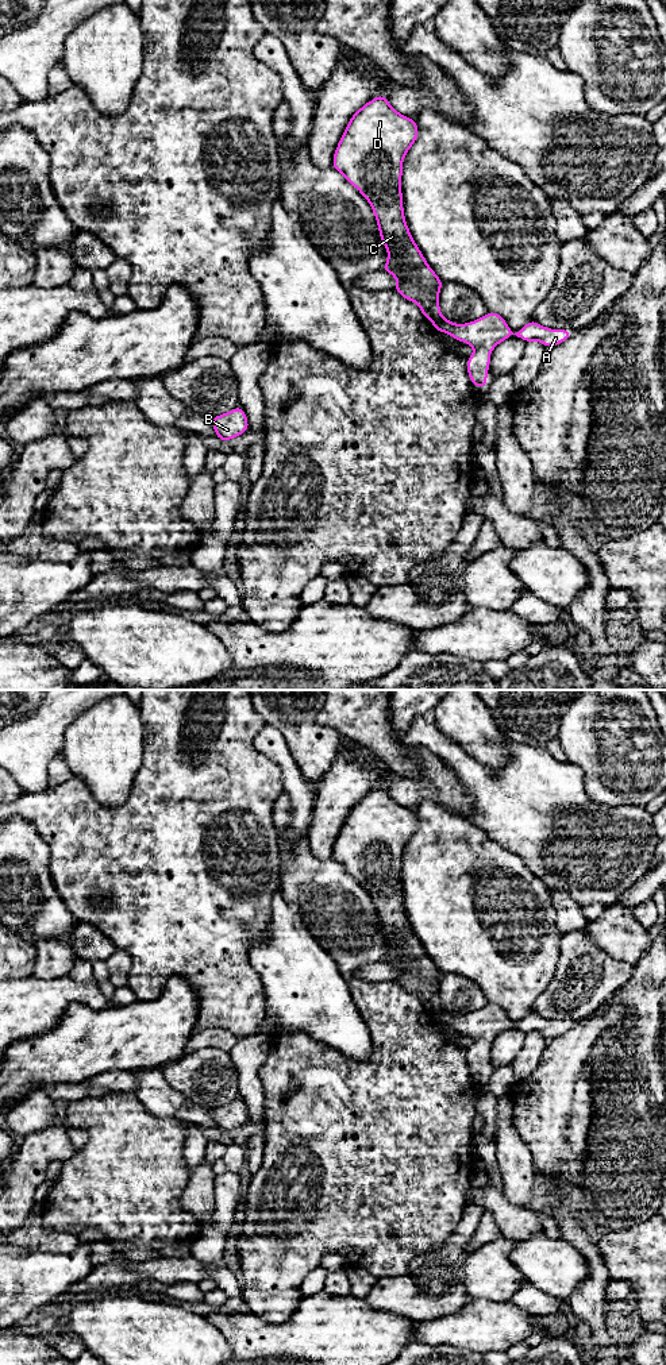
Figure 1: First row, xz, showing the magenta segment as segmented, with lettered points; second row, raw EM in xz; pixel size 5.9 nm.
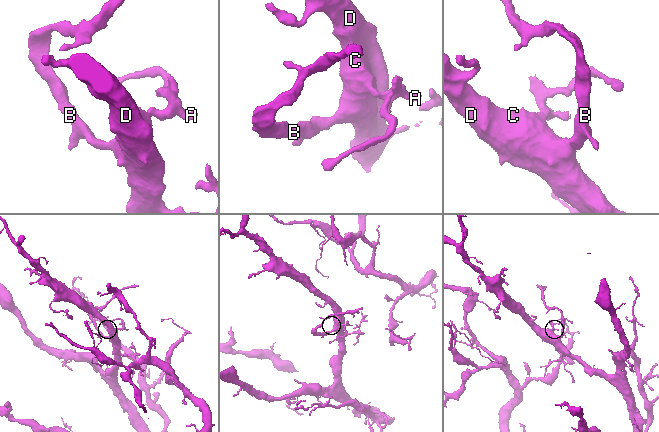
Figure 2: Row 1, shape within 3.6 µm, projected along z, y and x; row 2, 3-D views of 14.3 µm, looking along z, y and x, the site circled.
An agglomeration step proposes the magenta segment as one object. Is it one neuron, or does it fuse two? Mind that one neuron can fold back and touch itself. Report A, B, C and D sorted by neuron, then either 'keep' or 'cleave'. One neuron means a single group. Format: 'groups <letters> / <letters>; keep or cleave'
groups A / B C D; cleave

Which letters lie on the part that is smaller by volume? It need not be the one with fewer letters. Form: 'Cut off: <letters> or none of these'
Cut off: A

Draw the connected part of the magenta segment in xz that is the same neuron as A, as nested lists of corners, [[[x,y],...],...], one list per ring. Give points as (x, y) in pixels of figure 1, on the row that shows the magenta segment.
[[[488,312],[485,316],[466,324],[455,324],[442,316],[432,324],[436,332],[449,333],[455,340],[474,347],[474,352],[466,362],[466,369],[476,387],[488,386],[486,377],[489,373],[486,370],[490,367],[490,352],[498,343],[512,335],[526,343],[538,340],[548,348],[563,343],[573,333],[570,329],[546,328],[535,320],[528,321],[520,331],[513,333],[503,316],[494,312]]]

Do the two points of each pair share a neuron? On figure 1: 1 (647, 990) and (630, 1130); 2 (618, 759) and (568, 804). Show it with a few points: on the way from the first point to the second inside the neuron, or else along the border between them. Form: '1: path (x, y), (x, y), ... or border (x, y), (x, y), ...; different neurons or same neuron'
1: path (646, 1025), (639, 1036), (639, 1090), (636, 1095); same neuron
2: border (569, 760), (582, 771), (585, 793), (611, 806); different neurons

